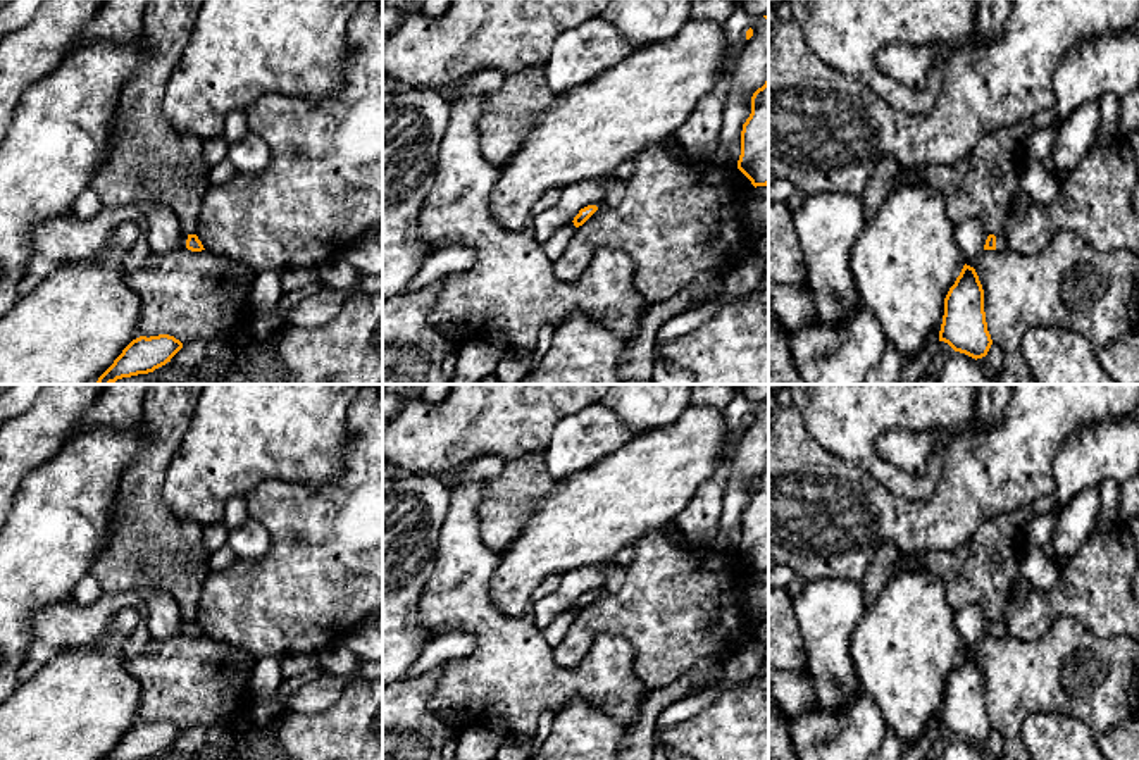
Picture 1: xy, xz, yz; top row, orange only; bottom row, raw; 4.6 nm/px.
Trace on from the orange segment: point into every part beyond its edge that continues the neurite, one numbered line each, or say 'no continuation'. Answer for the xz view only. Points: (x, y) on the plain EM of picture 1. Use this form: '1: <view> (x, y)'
1: xz (557, 629)

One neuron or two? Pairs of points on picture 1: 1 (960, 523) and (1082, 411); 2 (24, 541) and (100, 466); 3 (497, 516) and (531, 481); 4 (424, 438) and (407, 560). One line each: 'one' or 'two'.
1: one
2: one
3: one
4: two

